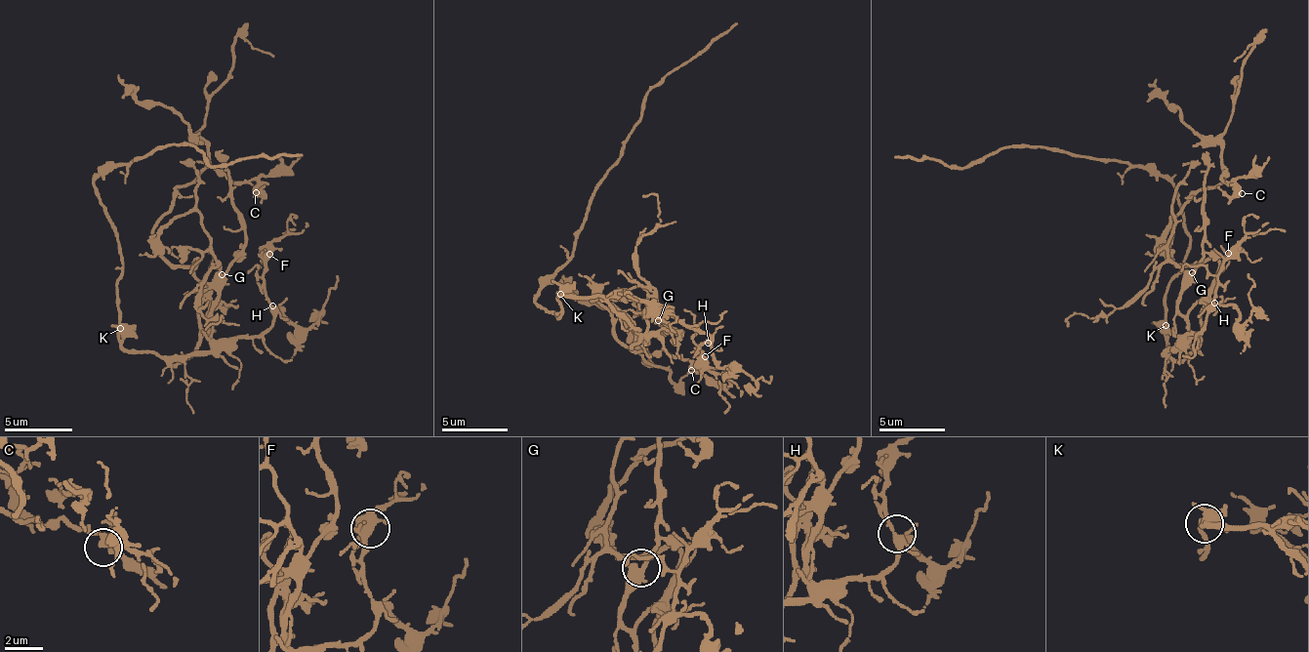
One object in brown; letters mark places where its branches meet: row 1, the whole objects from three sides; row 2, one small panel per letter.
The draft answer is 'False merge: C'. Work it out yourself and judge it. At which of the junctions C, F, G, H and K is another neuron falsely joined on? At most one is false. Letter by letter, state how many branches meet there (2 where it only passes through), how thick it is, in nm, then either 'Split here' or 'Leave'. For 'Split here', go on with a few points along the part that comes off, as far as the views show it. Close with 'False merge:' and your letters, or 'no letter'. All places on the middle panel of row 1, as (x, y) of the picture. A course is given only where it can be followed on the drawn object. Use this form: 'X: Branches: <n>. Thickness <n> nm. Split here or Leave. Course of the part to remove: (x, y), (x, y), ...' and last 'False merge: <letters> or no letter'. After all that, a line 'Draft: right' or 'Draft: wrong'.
C: Branches: 4. Thickness 400 nm. Leave
F: Branches: 6. Thickness 400 nm. Leave
G: Branches: 5. Thickness 400 nm. Leave
H: Branches: 5. Thickness 280 nm. Leave
K: Branches: 5. Thickness 440 nm. Leave
False merge: no letter
Draft: wrong

